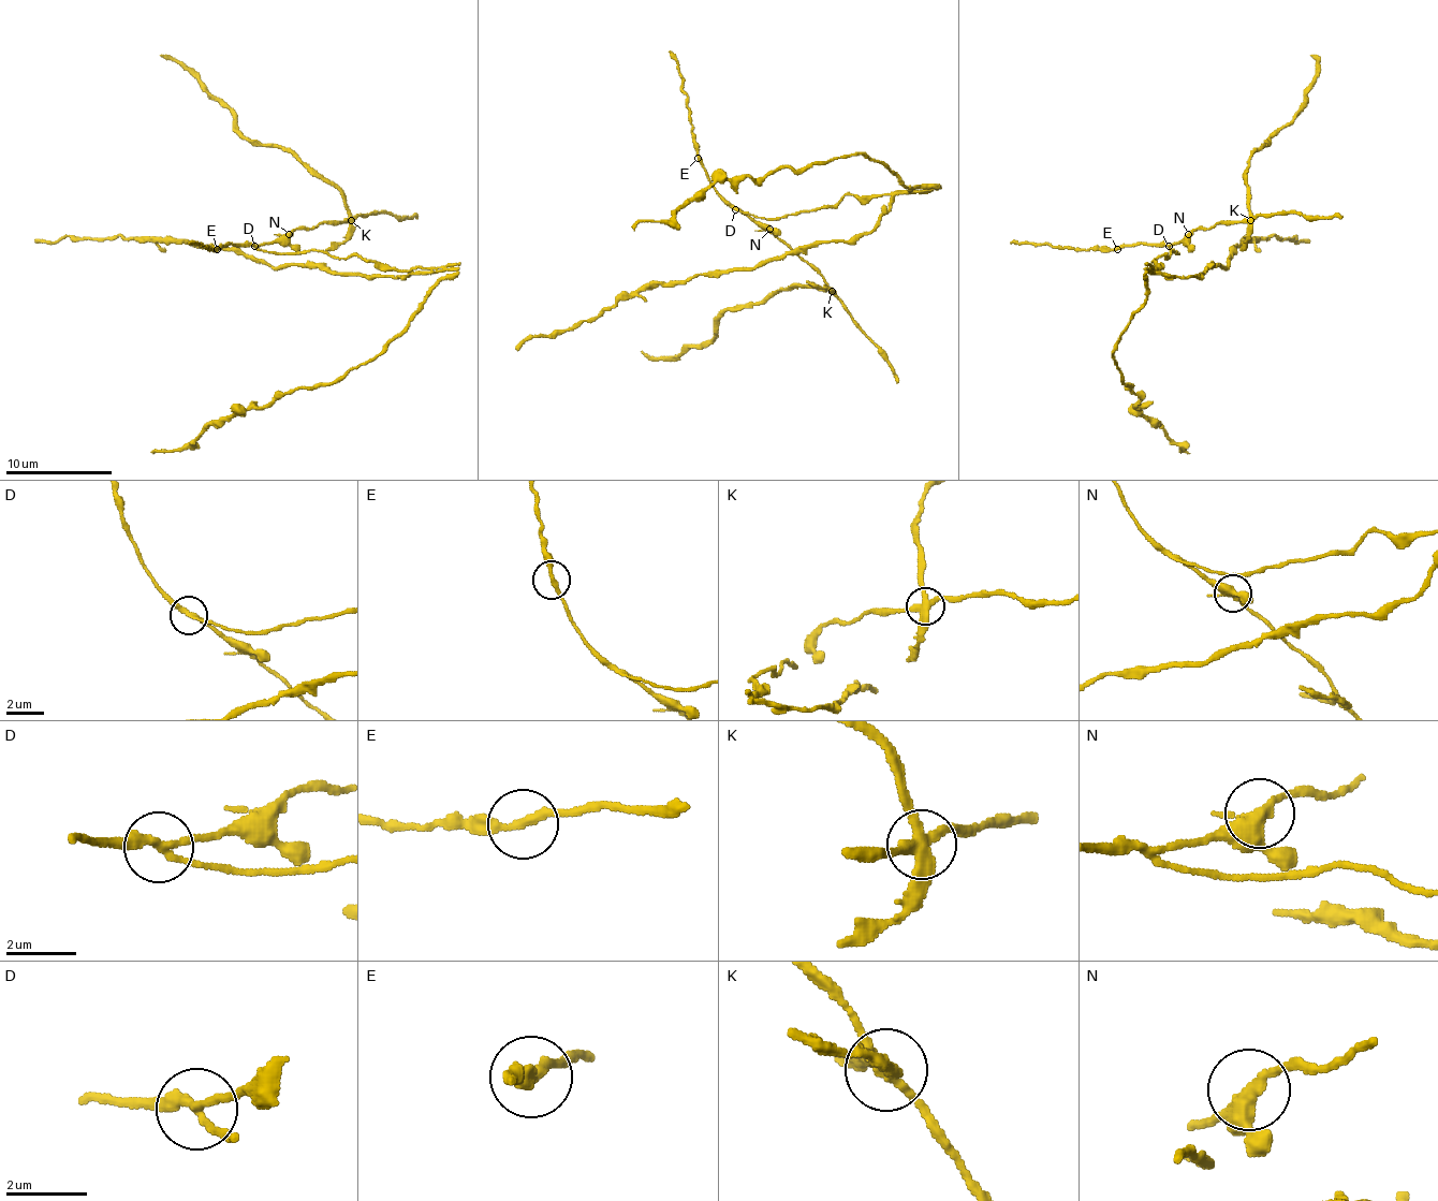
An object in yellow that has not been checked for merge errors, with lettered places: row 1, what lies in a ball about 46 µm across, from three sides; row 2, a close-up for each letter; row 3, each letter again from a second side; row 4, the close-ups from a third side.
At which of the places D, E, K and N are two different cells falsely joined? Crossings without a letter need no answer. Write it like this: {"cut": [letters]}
{"cut": ["D", "K"]}

